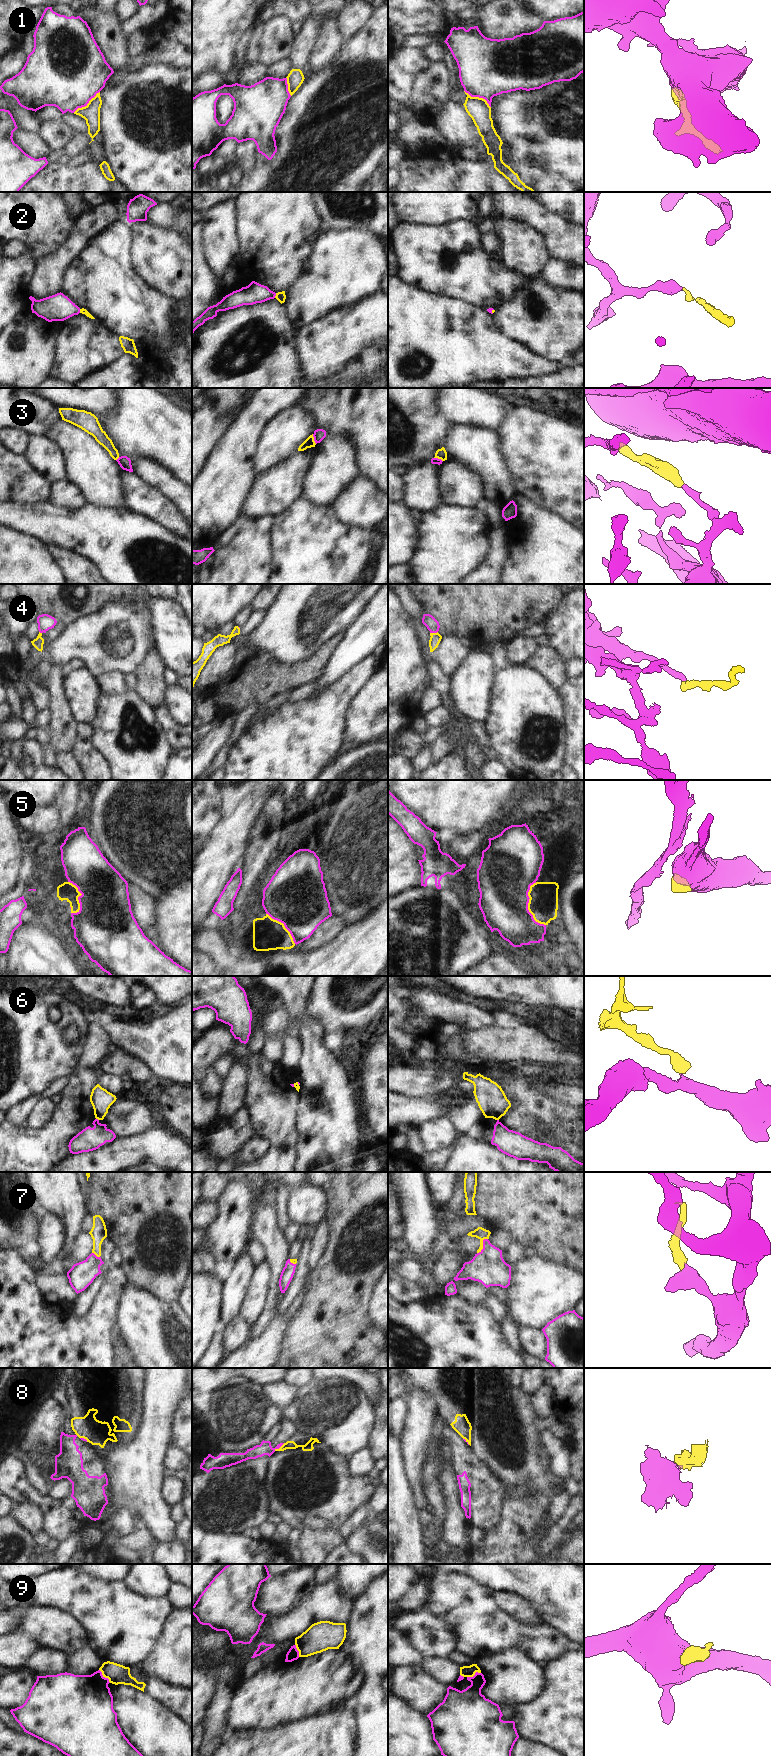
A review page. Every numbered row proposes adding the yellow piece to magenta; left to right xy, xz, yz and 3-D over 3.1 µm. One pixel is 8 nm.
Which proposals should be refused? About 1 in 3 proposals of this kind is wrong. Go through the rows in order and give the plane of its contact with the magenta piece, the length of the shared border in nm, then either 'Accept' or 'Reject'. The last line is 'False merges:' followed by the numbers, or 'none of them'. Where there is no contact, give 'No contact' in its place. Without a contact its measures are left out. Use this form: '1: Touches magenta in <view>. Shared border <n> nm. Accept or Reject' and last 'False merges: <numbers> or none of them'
1: Touches magenta in xy. Shared border 280 nm. Reject
2: Touches magenta in xz. Shared border 40 nm. Accept
3: Touches magenta in xz. Shared border 90 nm. Reject
4: Touches magenta in yz. Shared border 70 nm. Accept
5: Touches magenta in yz. Shared border 360 nm. Accept
6: Touches magenta in xy. Shared border 30 nm. Reject
7: Touches magenta in yz. Shared border 150 nm. Accept
8: Touches magenta in xz. Shared border 110 nm. Reject
9: Touches magenta in xy. Shared border 140 nm. Reject
False merges: 1, 3, 6, 8, 9.

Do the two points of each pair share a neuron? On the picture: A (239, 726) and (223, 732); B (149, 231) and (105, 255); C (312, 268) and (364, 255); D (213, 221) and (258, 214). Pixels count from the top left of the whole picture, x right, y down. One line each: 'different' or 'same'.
A: different
B: different
C: same
D: different

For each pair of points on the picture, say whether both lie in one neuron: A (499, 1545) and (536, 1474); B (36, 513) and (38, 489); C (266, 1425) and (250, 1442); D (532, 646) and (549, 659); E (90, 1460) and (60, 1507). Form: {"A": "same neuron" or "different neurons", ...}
{"A": "same neuron", "B": "different neurons", "C": "same neuron", "D": "different neurons", "E": "different neurons"}

